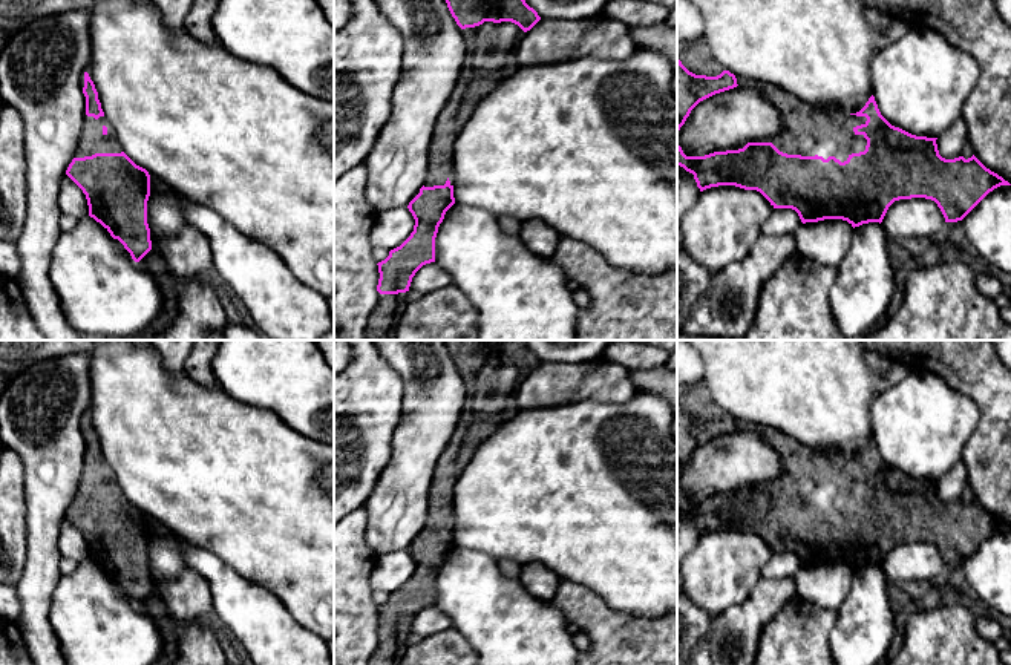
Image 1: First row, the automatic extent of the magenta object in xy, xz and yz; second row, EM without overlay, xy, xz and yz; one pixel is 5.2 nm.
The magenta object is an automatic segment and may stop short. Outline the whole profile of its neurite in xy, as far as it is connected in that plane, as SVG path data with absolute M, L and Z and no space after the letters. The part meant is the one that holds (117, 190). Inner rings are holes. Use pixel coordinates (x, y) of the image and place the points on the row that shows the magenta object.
M89 66L80 75L80 84L86 97L86 115L66 175L86 195L89 216L139 262L152 250L147 224L150 175L123 152L101 109Z

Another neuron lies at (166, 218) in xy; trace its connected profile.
M158 184L147 201L147 224L152 244L173 239L185 225L184 198L173 188Z

